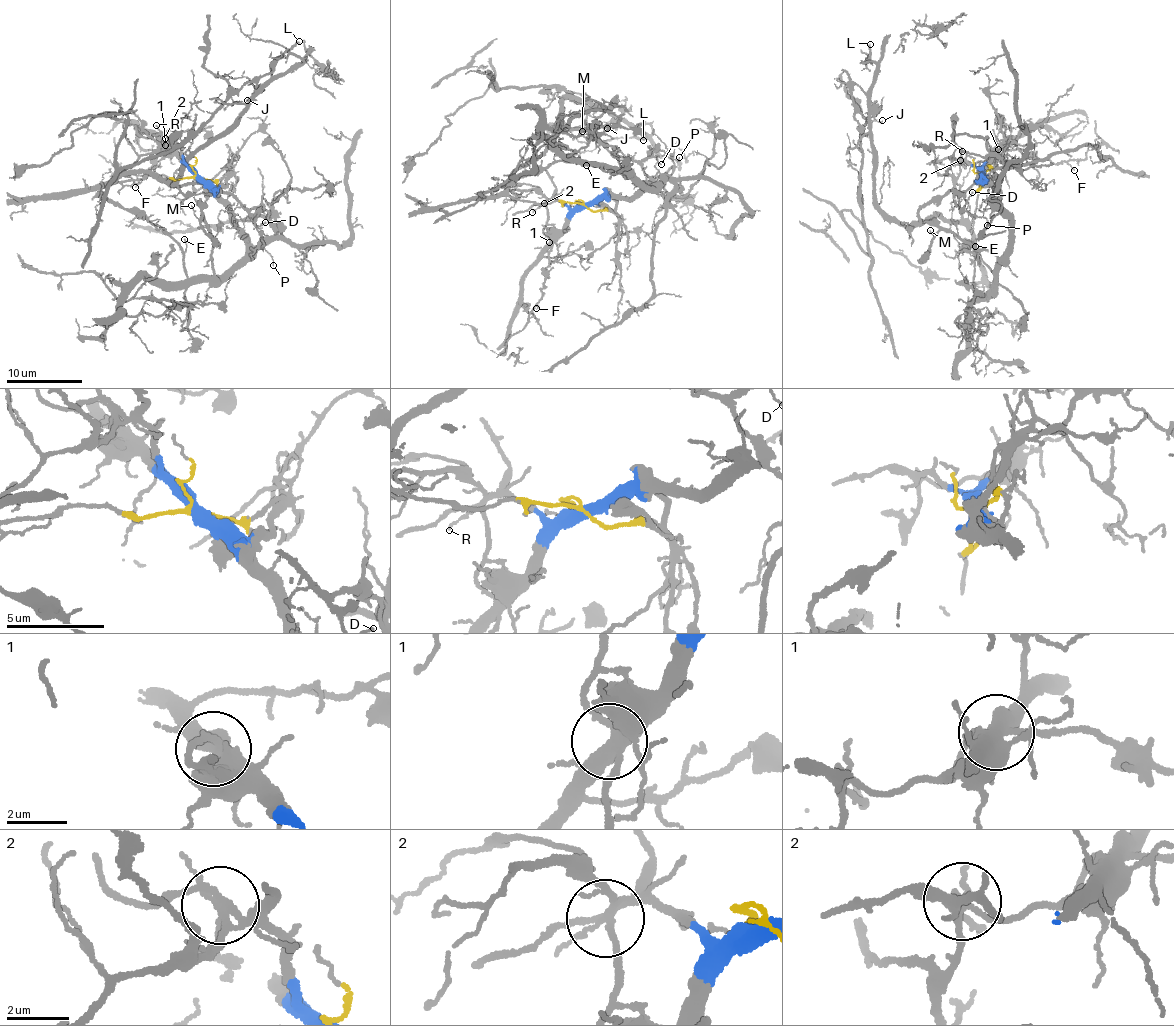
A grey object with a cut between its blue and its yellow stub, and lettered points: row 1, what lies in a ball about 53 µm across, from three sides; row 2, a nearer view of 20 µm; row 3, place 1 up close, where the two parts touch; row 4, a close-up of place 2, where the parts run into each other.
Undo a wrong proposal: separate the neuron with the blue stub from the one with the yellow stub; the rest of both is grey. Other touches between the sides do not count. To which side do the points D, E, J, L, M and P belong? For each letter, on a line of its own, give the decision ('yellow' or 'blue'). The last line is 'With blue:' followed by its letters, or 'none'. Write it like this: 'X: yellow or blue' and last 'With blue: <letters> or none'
D: yellow
E: blue
J: yellow
L: yellow
M: blue
P: yellow
With blue: E, M

